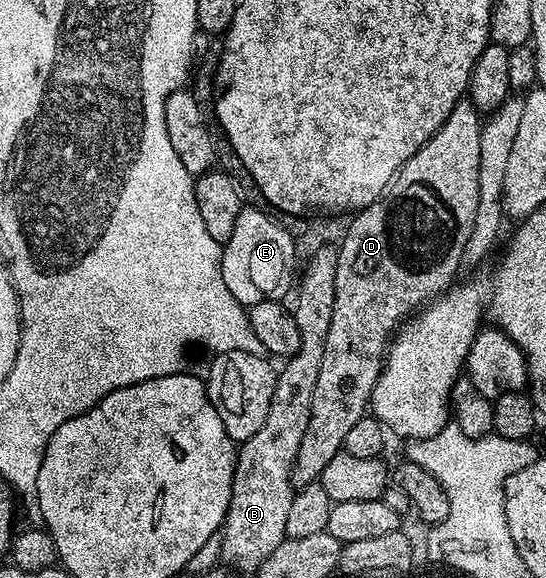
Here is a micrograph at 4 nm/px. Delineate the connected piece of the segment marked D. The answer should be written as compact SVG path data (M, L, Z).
M470 100L458 102L453 108L453 112L449 114L449 120L445 120L443 127L400 168L398 174L395 175L394 189L384 193L383 197L377 199L372 206L366 206L364 210L358 211L352 217L355 219L352 220L351 227L348 228L343 242L340 241L338 243L339 259L335 269L333 320L329 324L329 332L325 336L325 356L321 356L321 372L317 372L317 388L313 388L313 408L309 416L309 428L305 428L305 436L301 436L301 448L297 448L297 456L291 465L291 483L295 487L302 488L322 479L325 464L329 464L329 460L333 460L333 456L341 453L345 444L346 434L353 429L353 424L357 424L357 420L361 420L368 413L371 404L371 393L377 384L379 373L383 370L383 359L386 355L387 347L400 323L416 308L422 307L424 304L438 298L456 281L455 273L461 270L465 243L469 241L469 232L473 232L473 220L477 217L477 168L481 168L482 131L480 111L476 110L475 105Z

